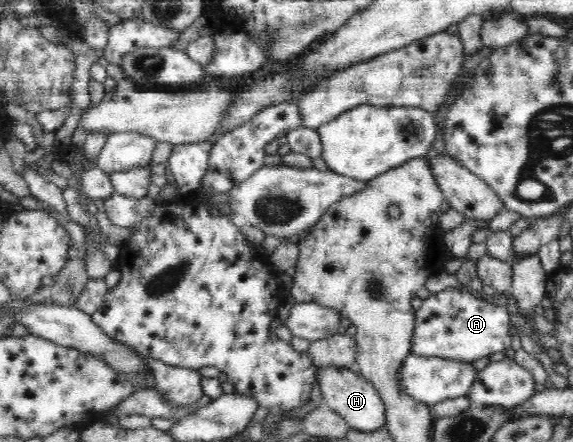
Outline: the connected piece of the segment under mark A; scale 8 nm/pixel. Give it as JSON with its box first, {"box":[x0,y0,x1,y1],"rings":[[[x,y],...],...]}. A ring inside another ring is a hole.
{"box":[412,288,511,362],"rings":[[[447,288],[441,292],[430,292],[416,310],[415,337],[412,353],[425,357],[472,362],[497,351],[511,347],[509,322],[511,314],[505,306],[497,306],[486,299],[479,299],[467,290]]]}

